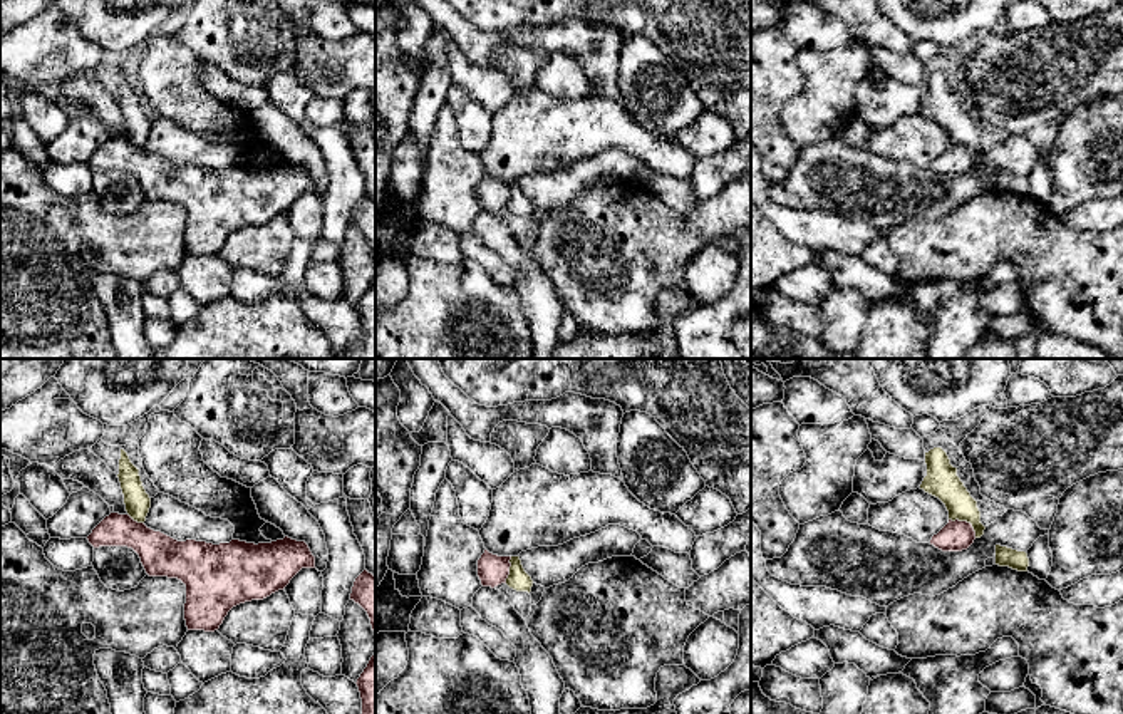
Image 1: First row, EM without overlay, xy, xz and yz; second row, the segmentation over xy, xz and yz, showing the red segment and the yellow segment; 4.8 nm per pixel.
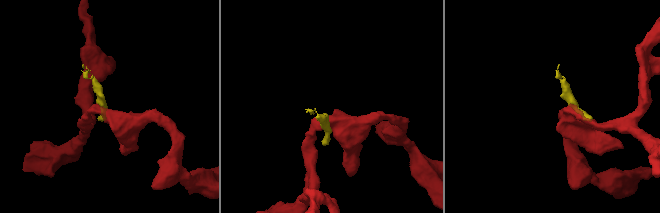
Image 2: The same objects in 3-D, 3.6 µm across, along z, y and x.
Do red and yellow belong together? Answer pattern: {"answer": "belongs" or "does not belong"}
{"answer": "does not belong"}

